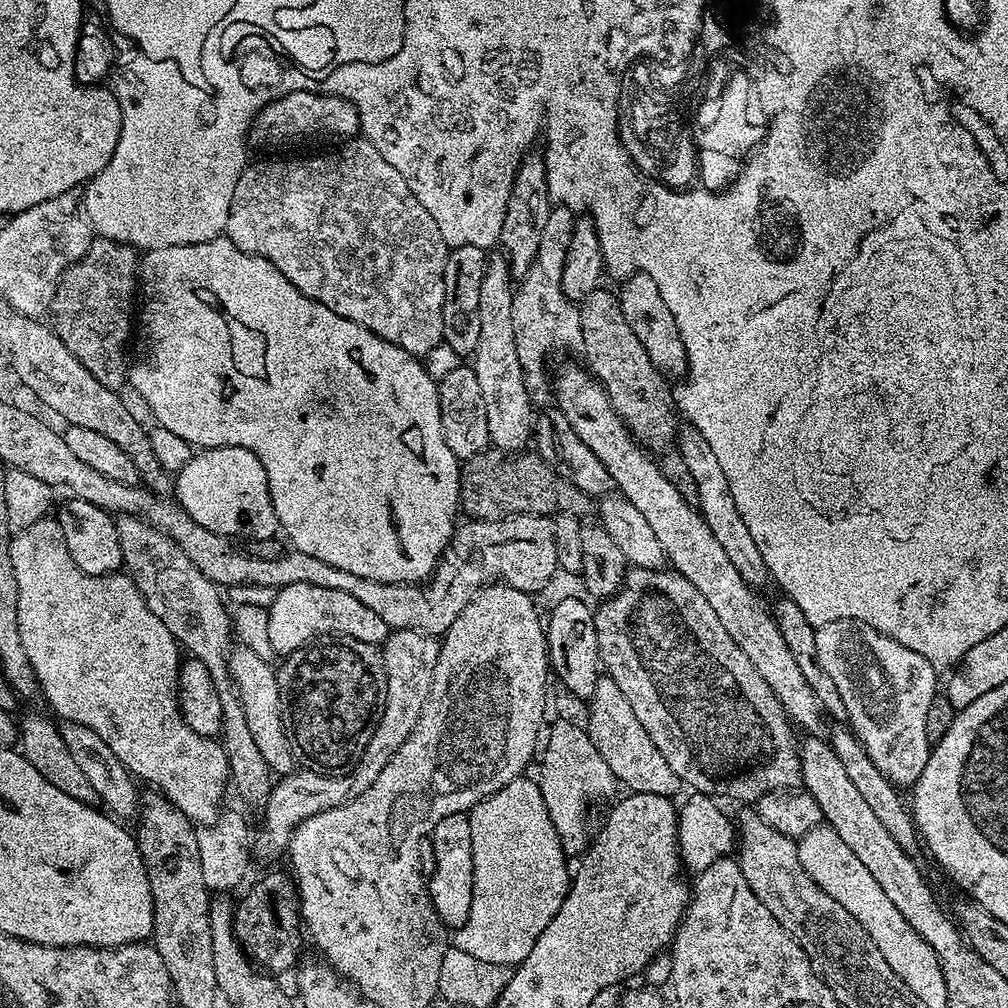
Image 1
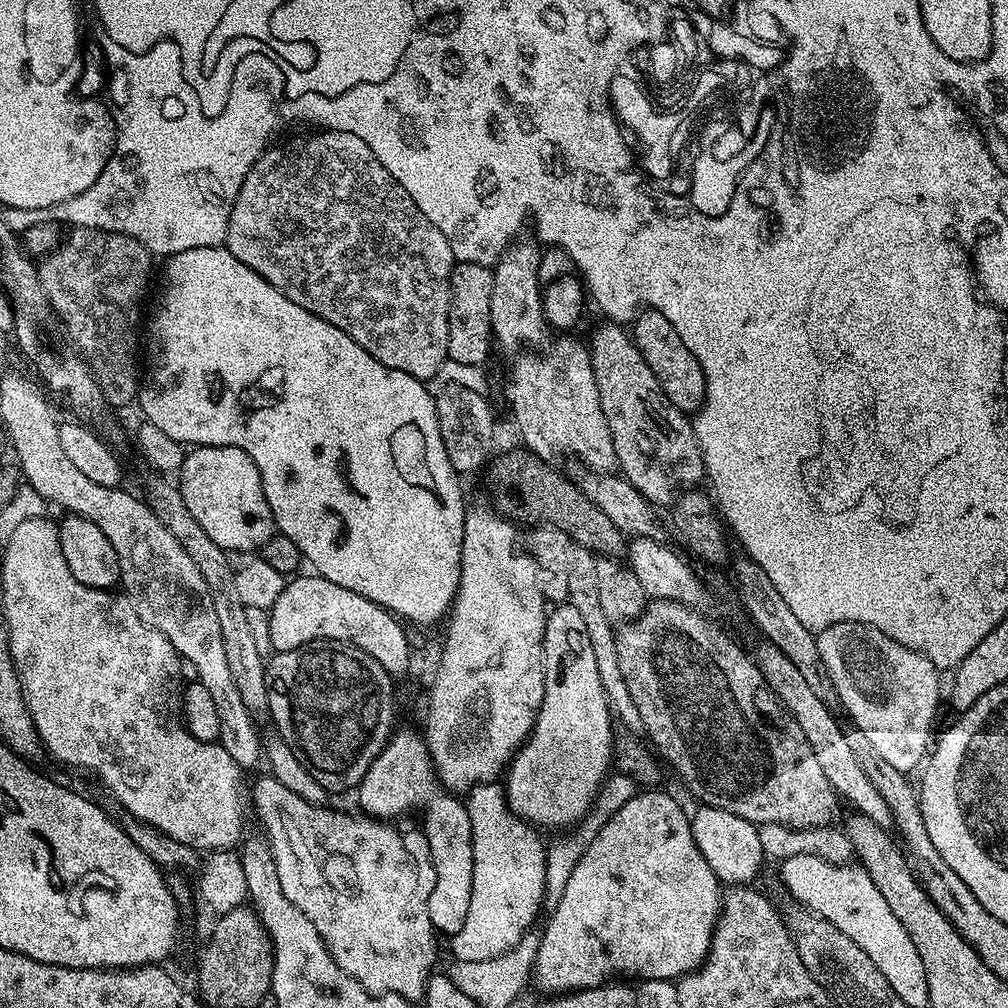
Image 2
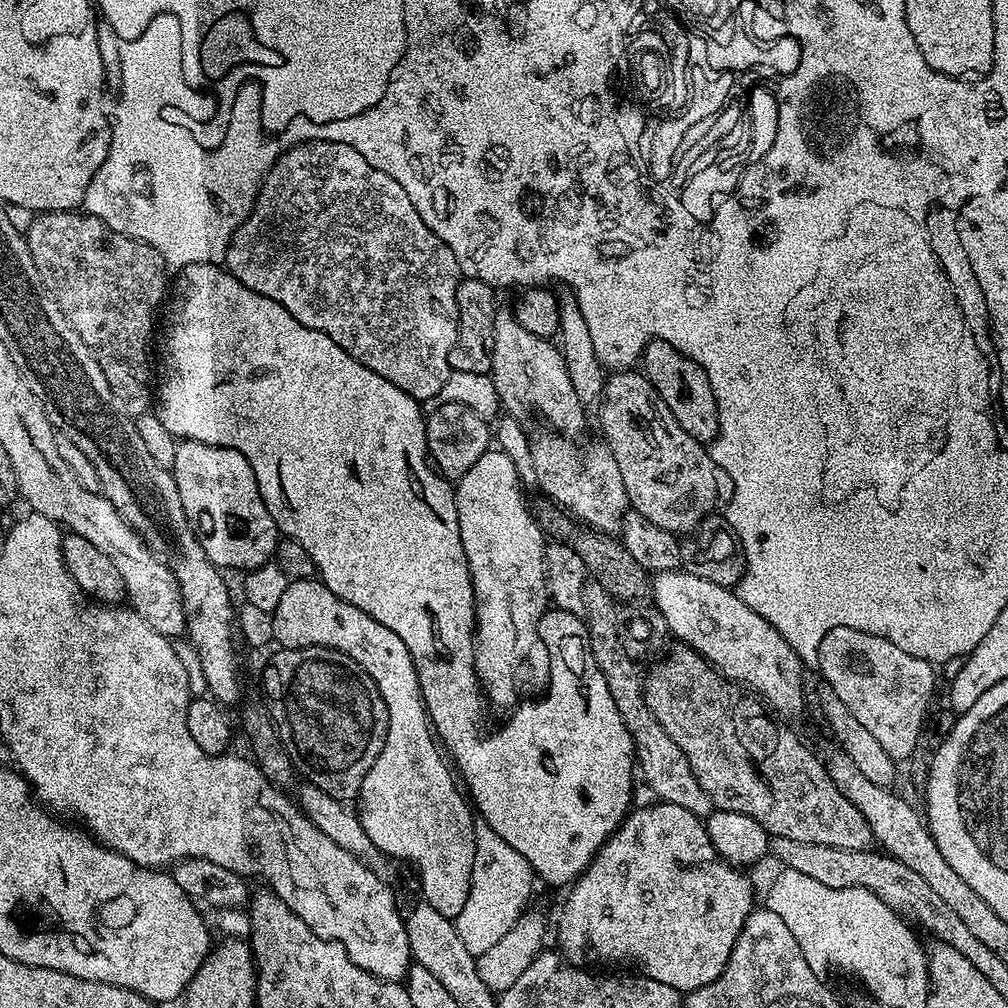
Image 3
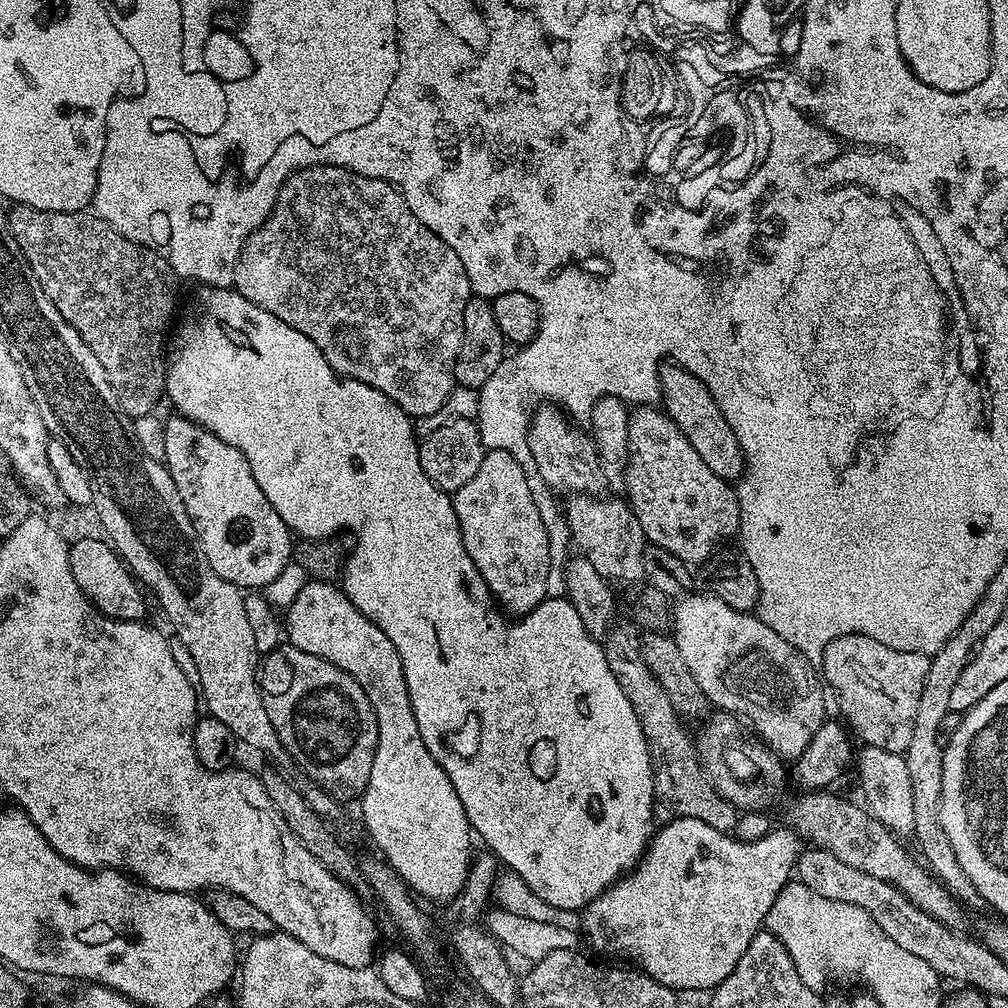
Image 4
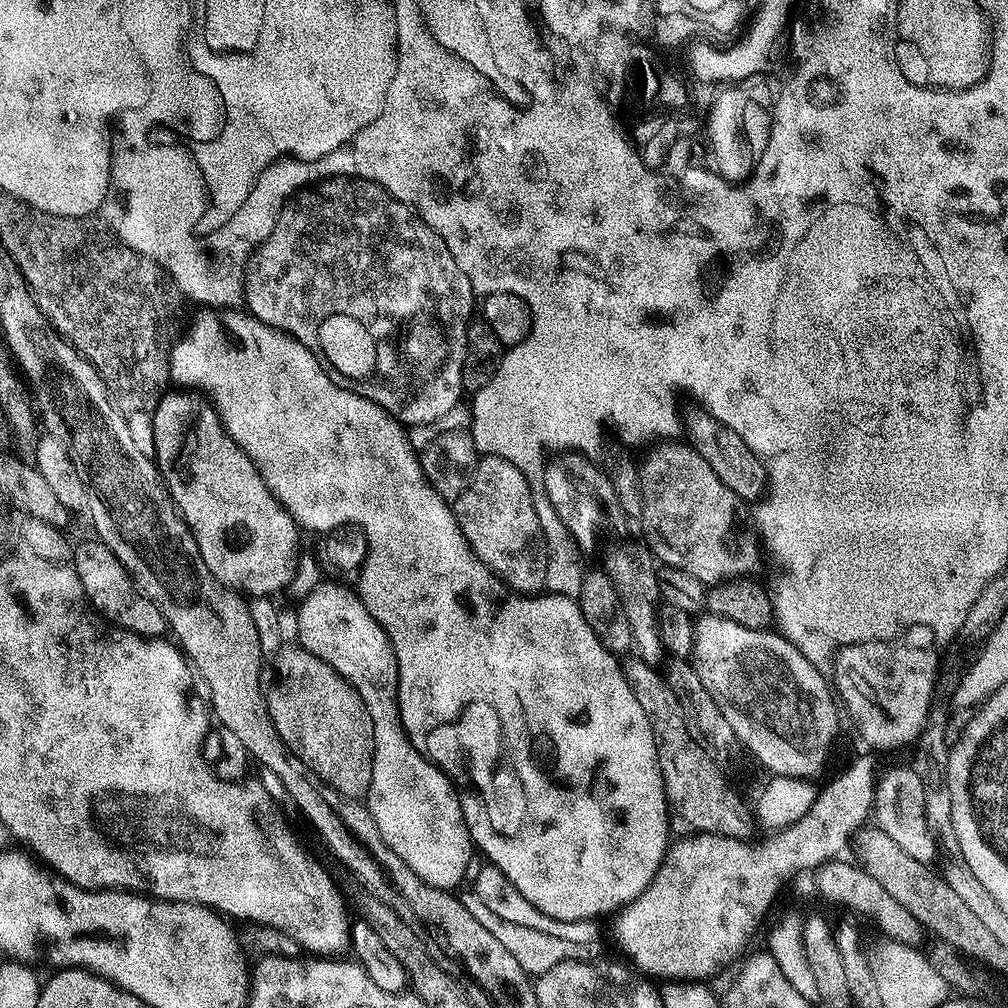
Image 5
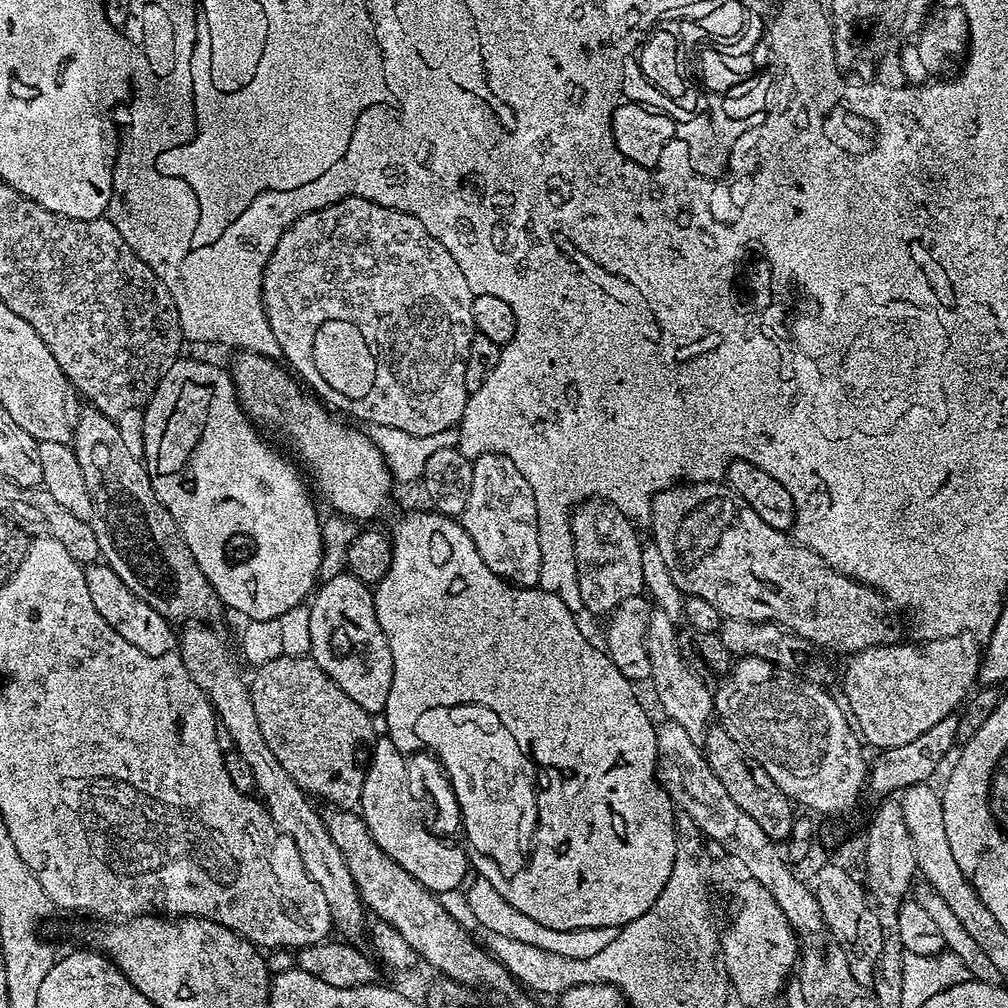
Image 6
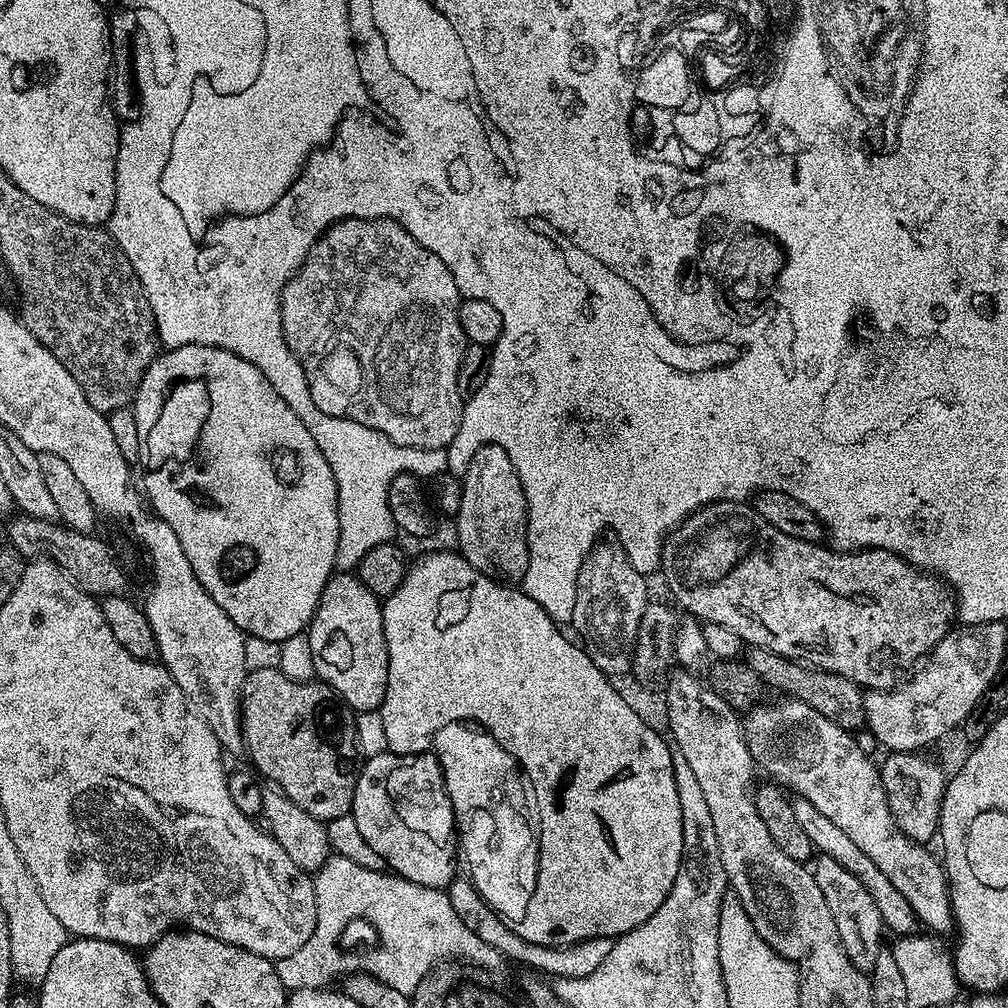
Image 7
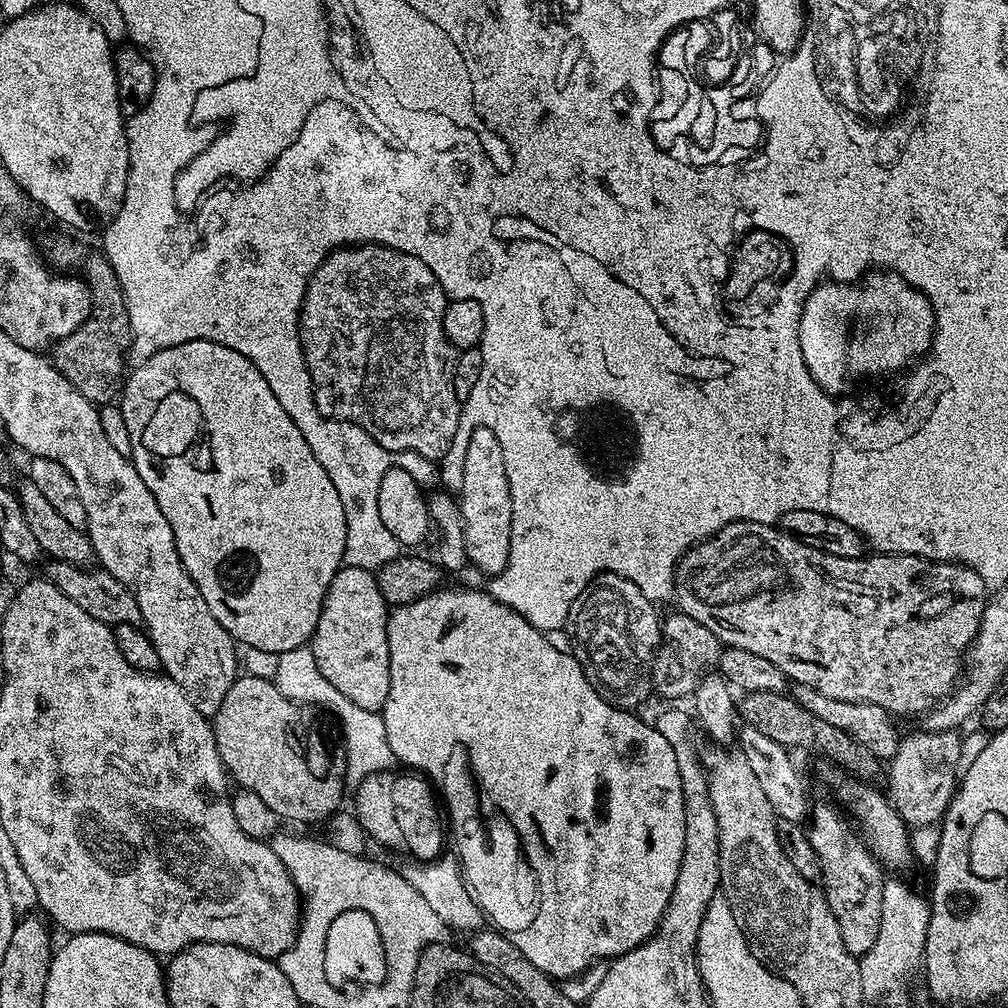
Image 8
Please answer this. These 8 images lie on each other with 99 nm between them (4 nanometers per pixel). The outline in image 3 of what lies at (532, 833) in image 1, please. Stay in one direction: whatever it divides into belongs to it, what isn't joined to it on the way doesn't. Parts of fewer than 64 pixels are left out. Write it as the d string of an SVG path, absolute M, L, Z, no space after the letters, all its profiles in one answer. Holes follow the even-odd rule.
M477 821L470 892L462 913L454 918L458 936L472 956L481 956L510 932L529 905L527 902L532 892L530 884L535 880L535 873L526 858L504 842L488 823Z

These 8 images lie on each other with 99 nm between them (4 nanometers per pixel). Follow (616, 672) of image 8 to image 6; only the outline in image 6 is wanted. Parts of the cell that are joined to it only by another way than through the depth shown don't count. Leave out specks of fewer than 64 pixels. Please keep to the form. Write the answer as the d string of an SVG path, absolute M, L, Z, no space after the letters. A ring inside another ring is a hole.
M595 498L572 509L572 560L576 564L575 595L584 608L603 617L632 596L645 591L642 576L643 543L637 525L627 520L613 504Z

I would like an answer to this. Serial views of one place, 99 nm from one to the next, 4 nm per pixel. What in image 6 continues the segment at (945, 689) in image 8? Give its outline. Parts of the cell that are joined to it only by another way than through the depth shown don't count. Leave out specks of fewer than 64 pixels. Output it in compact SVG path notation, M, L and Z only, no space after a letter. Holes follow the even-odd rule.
M681 482L675 484L673 488L667 488L652 497L652 519L650 521L650 540L658 546L659 553L662 554L666 567L670 570L670 576L674 580L674 585L685 597L693 596L702 598L702 602L710 602L714 610L718 610L721 617L729 620L758 620L770 624L780 624L783 628L790 629L794 634L798 634L802 639L810 641L817 649L833 648L836 652L848 652L855 654L867 648L877 648L880 644L895 644L901 639L900 624L892 617L893 609L889 601L882 594L878 594L874 588L868 584L862 584L859 580L853 580L845 572L839 572L832 568L831 563L824 556L814 554L802 543L797 542L788 532L778 532L774 526L766 526L750 506L740 496L736 495L734 489L729 488L724 482L702 482L693 484L691 482Z

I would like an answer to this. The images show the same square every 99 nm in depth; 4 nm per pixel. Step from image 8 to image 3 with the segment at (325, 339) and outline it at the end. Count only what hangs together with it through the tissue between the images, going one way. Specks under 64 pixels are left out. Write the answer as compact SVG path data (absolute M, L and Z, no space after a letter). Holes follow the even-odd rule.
M307 140L304 144L294 144L290 150L283 152L272 169L264 175L251 214L233 232L223 263L226 271L238 278L242 286L278 302L291 316L298 318L302 326L310 326L310 330L318 330L326 334L326 338L334 338L334 342L338 342L338 346L342 346L342 350L346 350L350 358L362 362L362 366L374 370L374 374L382 374L386 382L394 382L398 390L406 390L406 394L410 394L410 398L417 402L439 397L440 391L448 384L448 376L453 375L450 350L454 350L454 342L458 338L456 295L462 279L454 250L446 246L442 236L430 230L428 222L420 217L418 210L414 210L414 202L410 202L406 190L402 190L402 186L398 186L398 182L390 178L390 174L370 166L370 162L366 162L366 158L362 158L362 154L354 150L354 146L330 140Z

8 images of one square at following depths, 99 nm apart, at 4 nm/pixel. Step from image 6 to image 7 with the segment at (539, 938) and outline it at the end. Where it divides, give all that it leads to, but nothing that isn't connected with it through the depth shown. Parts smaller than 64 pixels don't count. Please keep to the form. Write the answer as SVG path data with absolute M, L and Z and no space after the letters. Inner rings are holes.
M457 878L448 885L446 891L454 914L458 914L458 918L462 918L462 922L466 922L466 926L470 926L470 930L474 930L474 934L478 934L478 938L482 938L482 942L494 946L509 961L517 960L518 963L528 967L525 969L535 970L547 977L552 976L550 978L565 980L566 978L582 978L594 974L598 970L598 966L602 966L606 962L612 949L613 937L611 936L583 940L570 948L547 948L538 946L534 942L526 942L522 938L518 938L518 934L514 934L511 923L502 918L497 909L491 908L480 897L478 890L472 885L471 879Z

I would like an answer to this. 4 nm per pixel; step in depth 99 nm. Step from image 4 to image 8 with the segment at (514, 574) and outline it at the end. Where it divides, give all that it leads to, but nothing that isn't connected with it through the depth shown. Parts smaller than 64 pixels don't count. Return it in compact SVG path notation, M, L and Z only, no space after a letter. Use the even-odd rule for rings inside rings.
M485 428L471 429L467 436L468 445L462 448L466 454L466 466L463 467L463 485L458 493L458 519L464 530L468 564L491 578L500 575L510 558L510 482L506 482L506 466L502 462L502 446L497 436Z

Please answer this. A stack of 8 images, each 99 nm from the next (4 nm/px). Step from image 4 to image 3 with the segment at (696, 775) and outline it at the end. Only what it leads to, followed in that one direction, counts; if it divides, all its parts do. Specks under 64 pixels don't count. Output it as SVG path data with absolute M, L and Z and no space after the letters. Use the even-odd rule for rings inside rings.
M589 579L584 585L584 609L590 638L590 650L594 654L594 662L598 662L598 670L602 670L602 678L606 678L606 686L610 686L610 696L622 714L622 722L626 722L626 730L630 730L634 745L634 760L638 772L644 775L648 788L657 801L674 806L682 806L682 810L690 810L701 818L709 817L714 811L710 794L698 786L698 778L694 778L694 770L690 770L690 762L686 762L686 754L678 750L674 738L662 730L662 722L650 714L644 707L644 682L637 661L626 654L626 646L622 646L618 619L618 608L607 590L598 581Z

